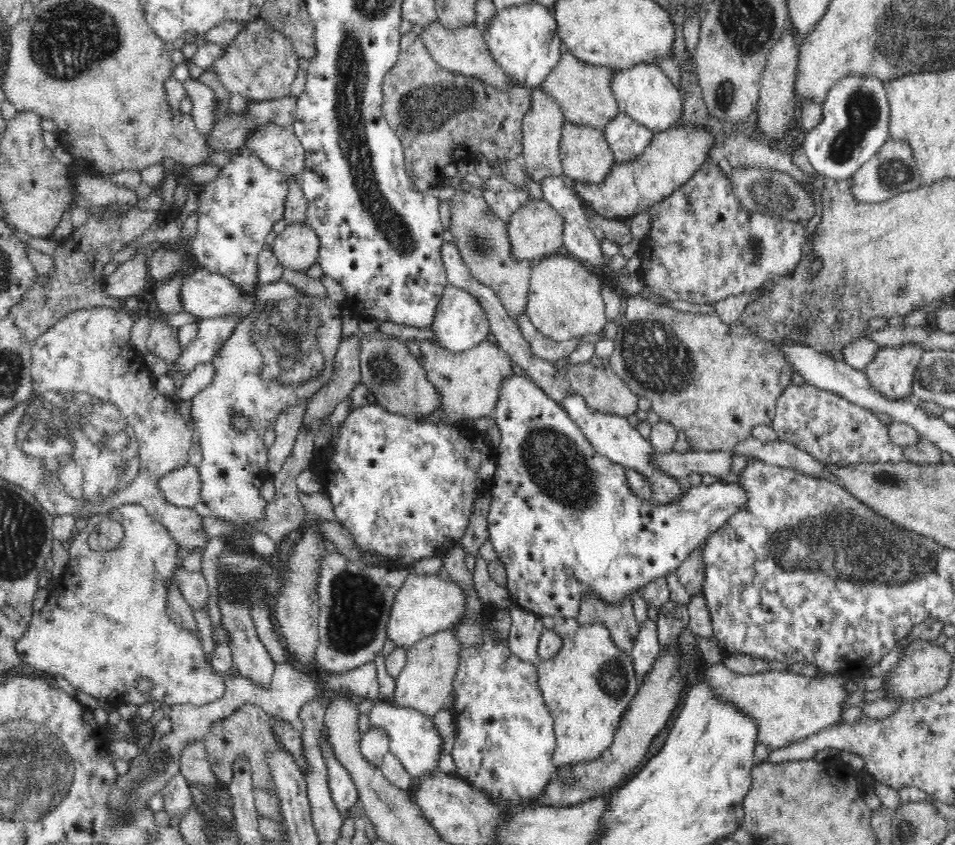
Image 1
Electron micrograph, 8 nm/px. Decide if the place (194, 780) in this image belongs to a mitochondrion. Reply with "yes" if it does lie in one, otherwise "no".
no

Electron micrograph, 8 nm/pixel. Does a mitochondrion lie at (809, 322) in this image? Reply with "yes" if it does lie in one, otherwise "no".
yes

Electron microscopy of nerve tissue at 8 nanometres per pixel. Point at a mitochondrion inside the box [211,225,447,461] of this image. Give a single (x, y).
(287, 341)

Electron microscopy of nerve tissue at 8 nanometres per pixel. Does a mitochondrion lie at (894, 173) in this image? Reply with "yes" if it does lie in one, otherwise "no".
yes

